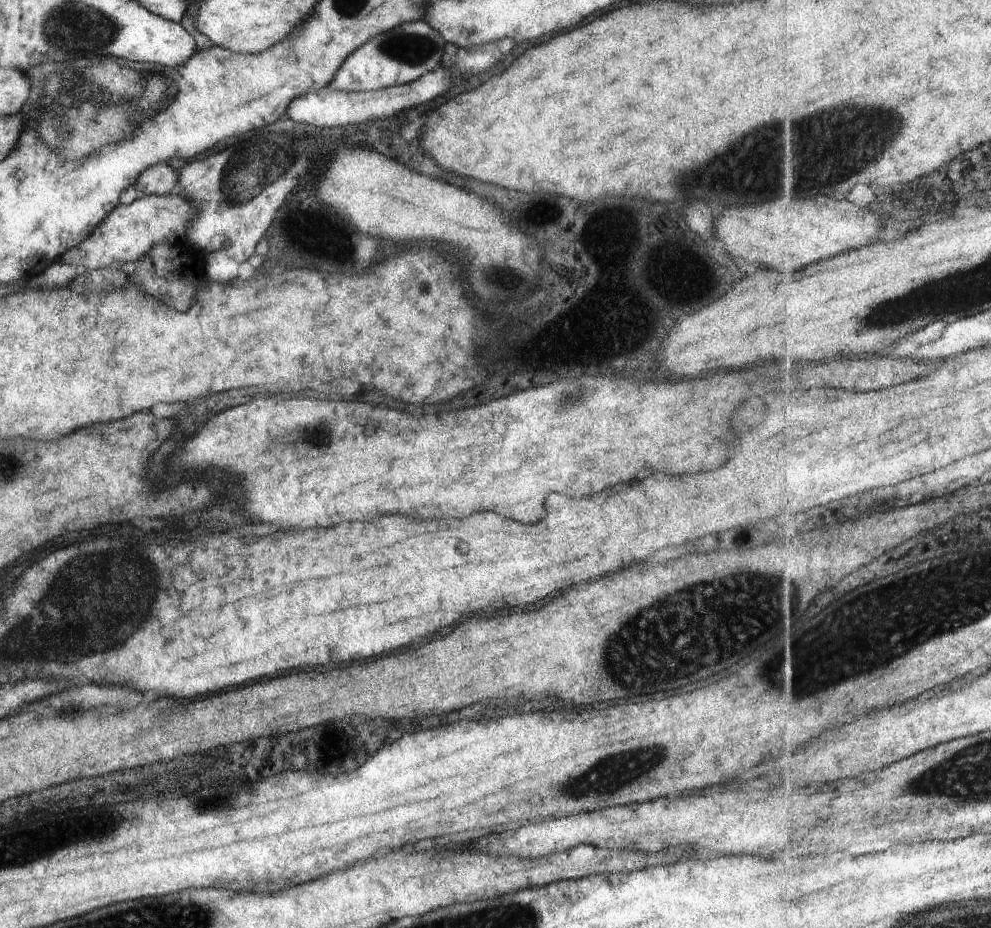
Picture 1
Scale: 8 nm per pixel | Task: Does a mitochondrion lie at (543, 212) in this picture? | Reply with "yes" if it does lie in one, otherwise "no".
no

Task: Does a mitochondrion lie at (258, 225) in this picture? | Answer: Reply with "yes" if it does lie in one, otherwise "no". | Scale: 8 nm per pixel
no

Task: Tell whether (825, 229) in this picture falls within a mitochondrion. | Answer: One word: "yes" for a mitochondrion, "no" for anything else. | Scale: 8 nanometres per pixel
no

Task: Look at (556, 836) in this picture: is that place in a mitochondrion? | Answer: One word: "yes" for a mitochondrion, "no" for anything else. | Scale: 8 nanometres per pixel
no

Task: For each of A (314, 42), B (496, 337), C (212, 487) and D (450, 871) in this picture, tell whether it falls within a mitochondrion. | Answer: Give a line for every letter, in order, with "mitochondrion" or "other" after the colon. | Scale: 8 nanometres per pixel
A: other
B: other
C: mitochondrion
D: other

